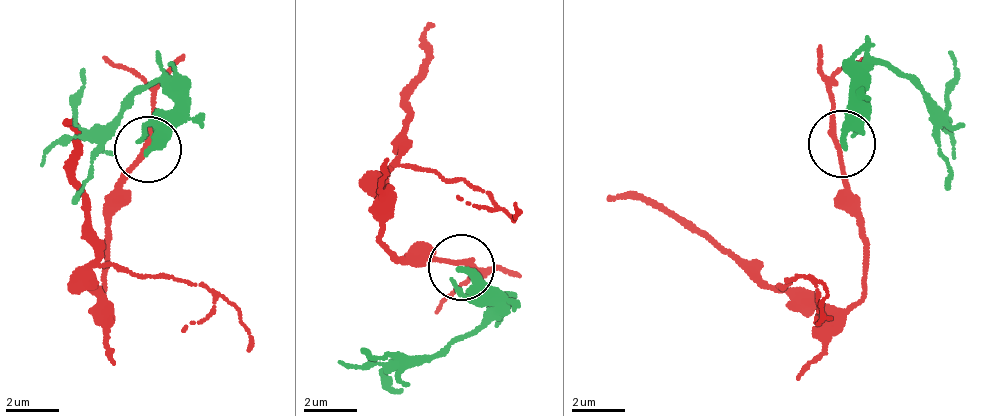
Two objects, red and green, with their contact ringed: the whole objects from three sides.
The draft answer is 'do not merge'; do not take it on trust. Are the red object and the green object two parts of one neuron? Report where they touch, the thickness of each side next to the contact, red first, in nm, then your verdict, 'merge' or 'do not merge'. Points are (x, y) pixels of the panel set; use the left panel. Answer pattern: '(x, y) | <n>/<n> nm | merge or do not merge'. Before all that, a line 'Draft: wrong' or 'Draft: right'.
Draft: right
(148, 149) | 190/360 nm | do not merge

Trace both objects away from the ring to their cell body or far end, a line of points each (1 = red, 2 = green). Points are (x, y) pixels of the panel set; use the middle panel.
1: (462, 265), (400, 260), (387, 244), (382, 220), (384, 176), (401, 149), (429, 20)
2: (462, 265), (495, 298), (460, 338), (390, 367), (392, 391), (403, 389)

